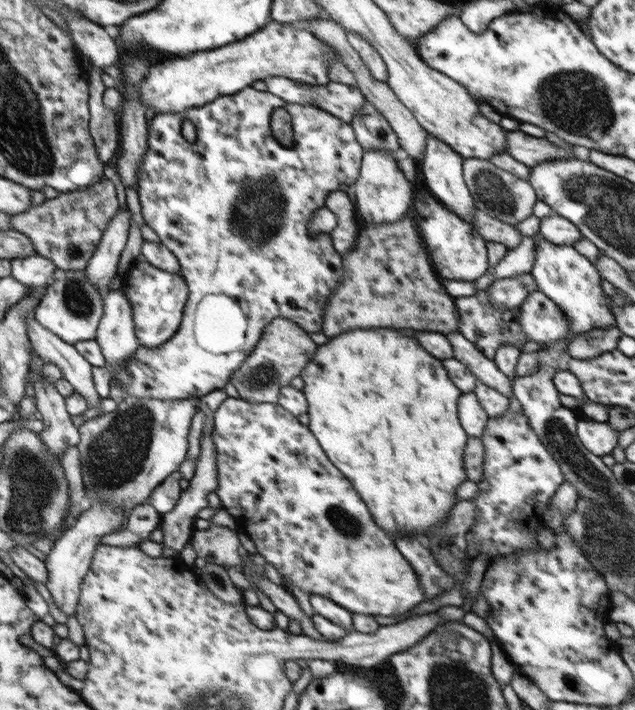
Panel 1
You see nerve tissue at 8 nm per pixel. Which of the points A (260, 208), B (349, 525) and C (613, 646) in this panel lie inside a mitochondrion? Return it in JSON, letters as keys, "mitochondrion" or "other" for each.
{"A":"mitochondrion","B":"mitochondrion","C":"other"}

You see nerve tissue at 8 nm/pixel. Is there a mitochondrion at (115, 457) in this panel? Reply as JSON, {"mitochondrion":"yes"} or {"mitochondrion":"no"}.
{"mitochondrion":"yes"}

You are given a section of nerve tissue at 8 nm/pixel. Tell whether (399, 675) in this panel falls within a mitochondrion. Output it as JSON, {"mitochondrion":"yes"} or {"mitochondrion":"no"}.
{"mitochondrion":"no"}

